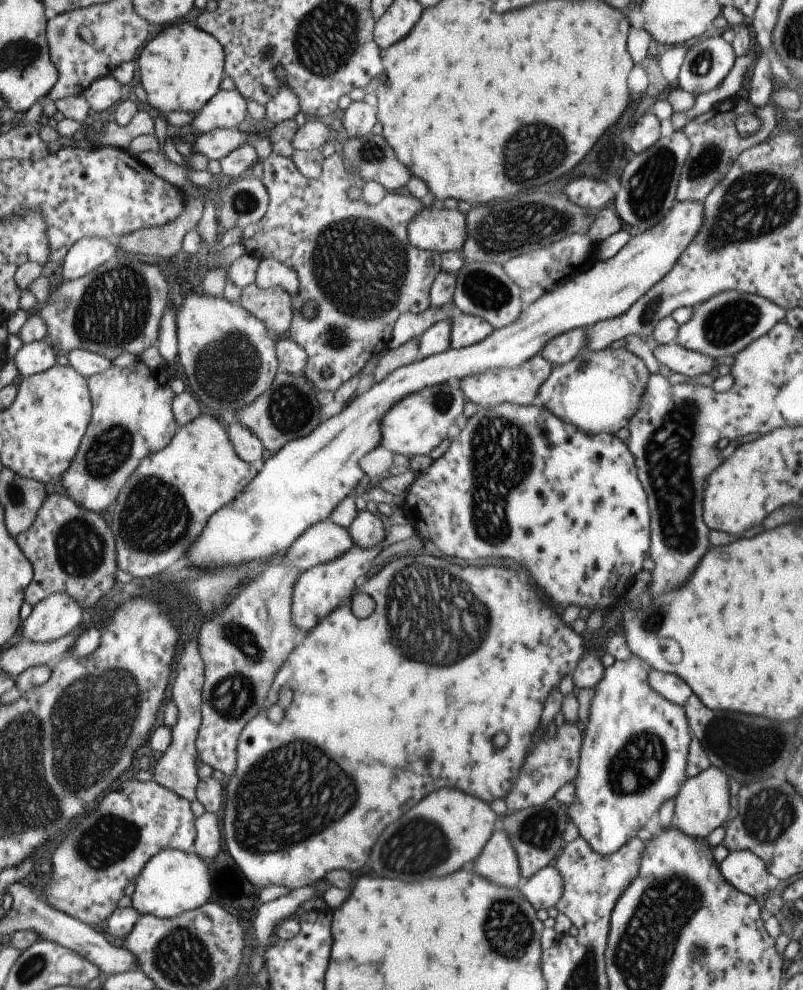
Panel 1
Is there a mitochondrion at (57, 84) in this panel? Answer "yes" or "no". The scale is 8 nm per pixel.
no

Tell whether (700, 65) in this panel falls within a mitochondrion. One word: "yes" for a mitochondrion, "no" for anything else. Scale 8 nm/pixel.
yes

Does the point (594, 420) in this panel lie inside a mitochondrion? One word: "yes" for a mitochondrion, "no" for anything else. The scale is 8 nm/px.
no

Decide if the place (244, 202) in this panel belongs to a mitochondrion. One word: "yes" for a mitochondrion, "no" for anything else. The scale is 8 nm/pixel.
yes

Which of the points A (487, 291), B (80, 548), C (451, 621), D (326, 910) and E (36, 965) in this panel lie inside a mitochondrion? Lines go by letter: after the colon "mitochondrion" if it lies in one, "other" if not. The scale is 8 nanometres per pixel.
A: mitochondrion
B: mitochondrion
C: mitochondrion
D: other
E: mitochondrion

